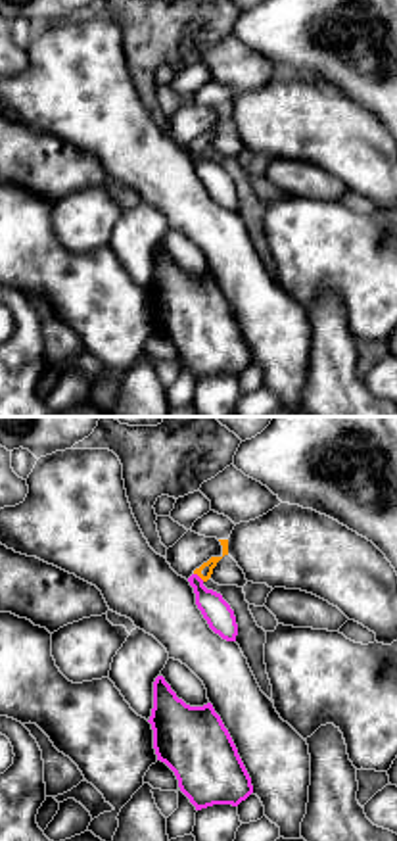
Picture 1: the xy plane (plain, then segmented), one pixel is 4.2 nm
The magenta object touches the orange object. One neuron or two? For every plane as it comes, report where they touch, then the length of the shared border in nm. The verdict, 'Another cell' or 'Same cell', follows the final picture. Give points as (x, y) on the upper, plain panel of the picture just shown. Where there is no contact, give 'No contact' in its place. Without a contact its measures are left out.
Touches magenta at (198, 146). Shared border 60 nm

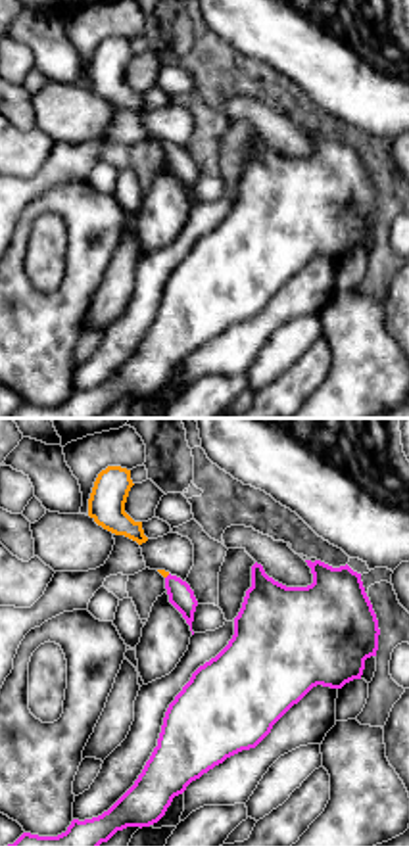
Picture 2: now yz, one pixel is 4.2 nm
Touches magenta at (168, 146). Shared border 30 nm

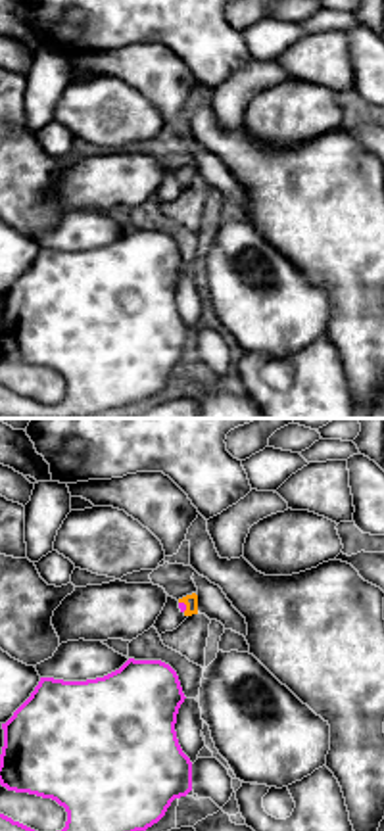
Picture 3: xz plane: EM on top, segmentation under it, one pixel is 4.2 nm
Touches magenta at (185, 175). Shared border 50 nm

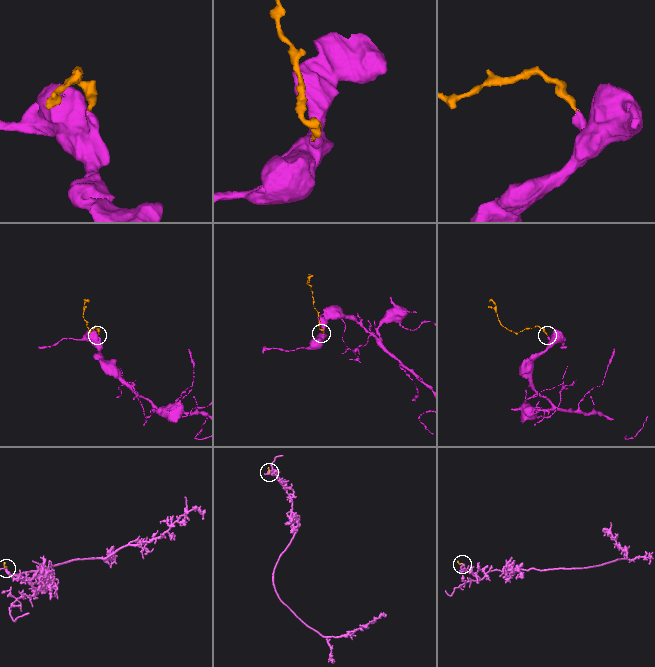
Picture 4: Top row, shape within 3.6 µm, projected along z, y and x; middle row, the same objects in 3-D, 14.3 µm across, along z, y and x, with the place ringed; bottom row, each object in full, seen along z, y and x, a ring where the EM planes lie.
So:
Same cell

